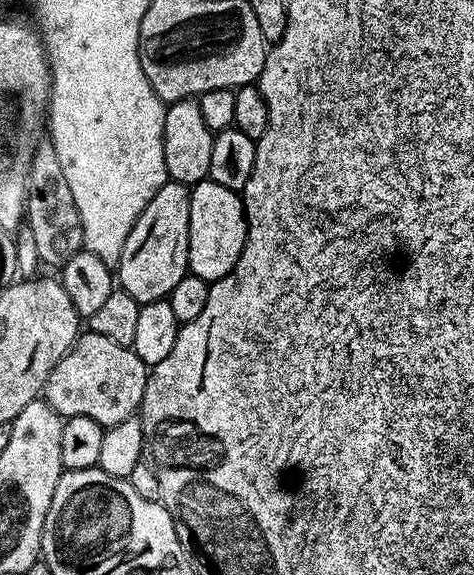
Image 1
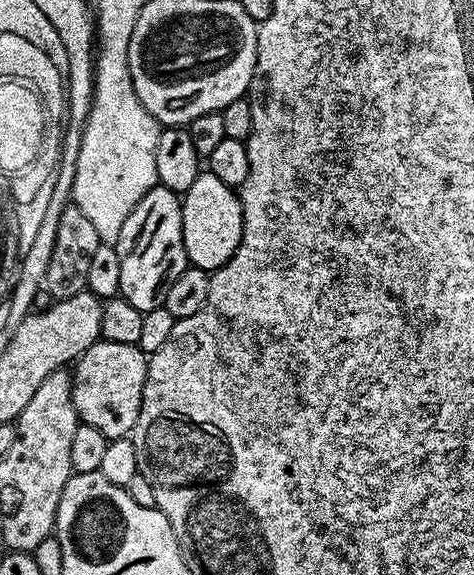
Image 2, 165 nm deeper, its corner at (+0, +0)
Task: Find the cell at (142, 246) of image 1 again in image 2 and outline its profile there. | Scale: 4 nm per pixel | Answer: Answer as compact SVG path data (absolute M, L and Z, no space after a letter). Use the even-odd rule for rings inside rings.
M154 187L134 206L130 218L122 226L114 245L118 262L122 262L119 295L134 310L149 312L164 307L166 290L189 267L186 246L182 238L182 200L168 188Z

